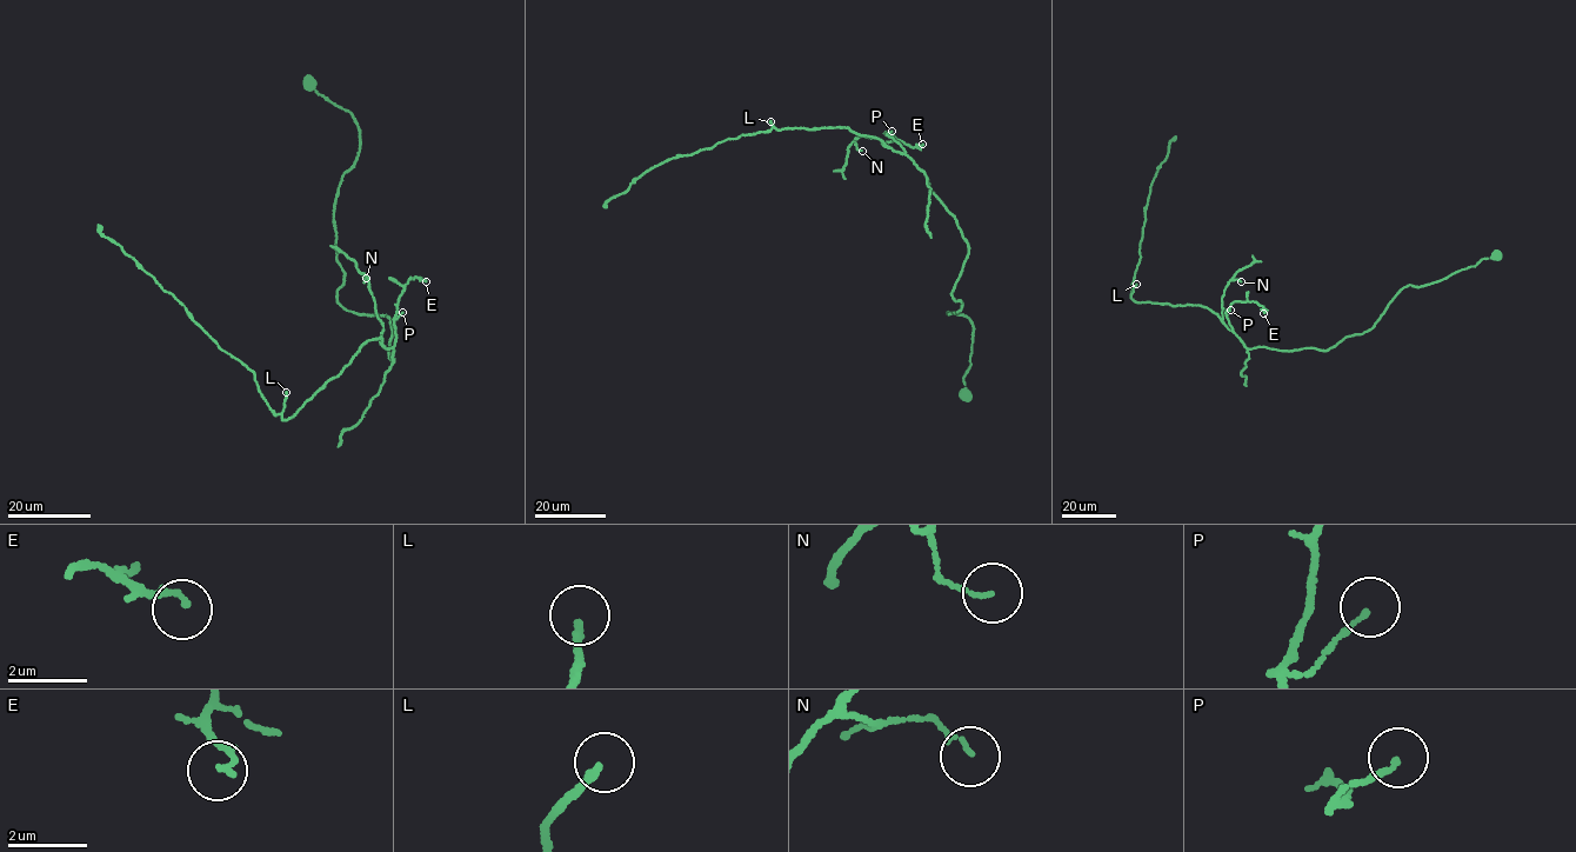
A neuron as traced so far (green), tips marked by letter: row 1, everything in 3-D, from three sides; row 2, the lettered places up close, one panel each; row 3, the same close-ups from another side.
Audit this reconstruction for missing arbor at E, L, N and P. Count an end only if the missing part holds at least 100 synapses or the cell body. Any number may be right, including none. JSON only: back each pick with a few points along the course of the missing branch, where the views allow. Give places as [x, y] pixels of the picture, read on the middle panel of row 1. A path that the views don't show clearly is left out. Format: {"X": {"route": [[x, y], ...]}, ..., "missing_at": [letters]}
{"missing_at": []}

